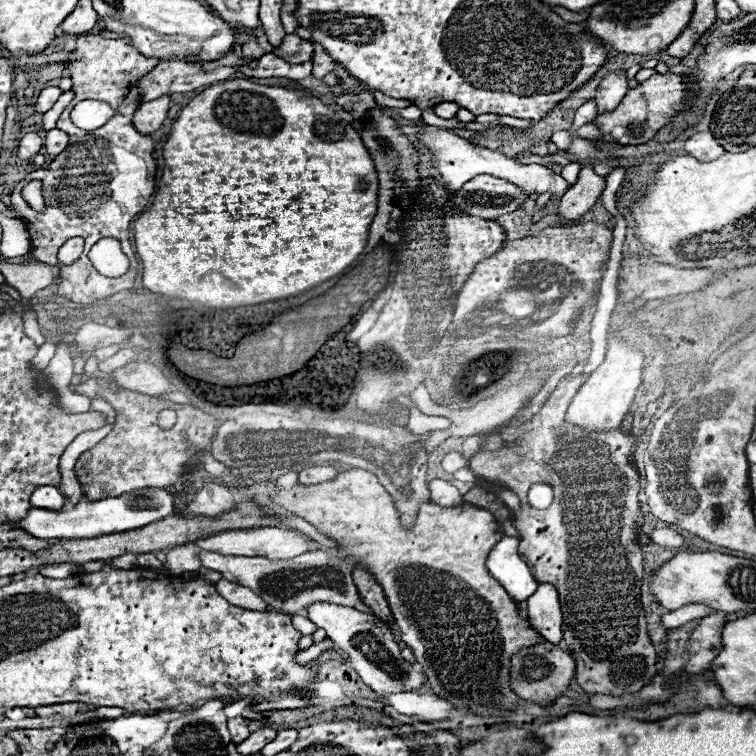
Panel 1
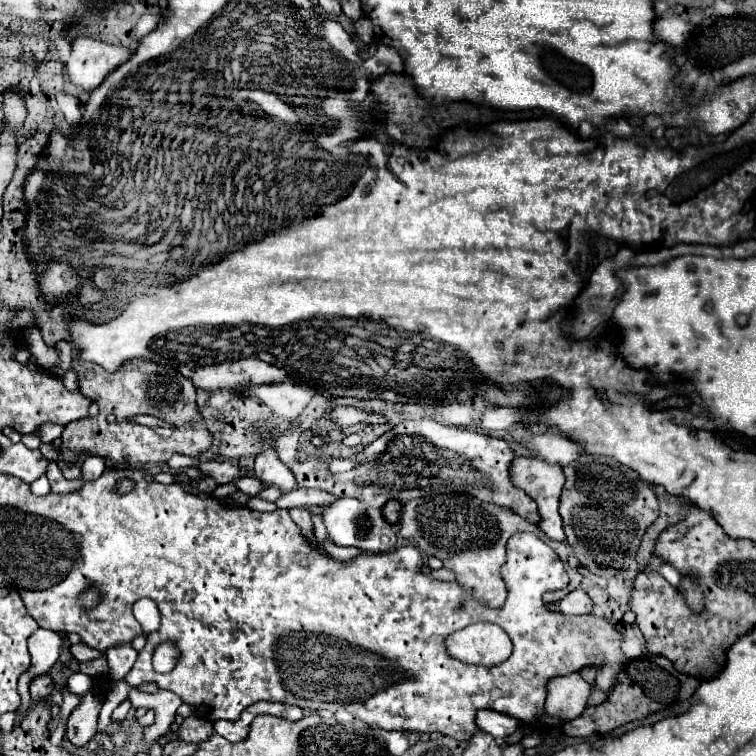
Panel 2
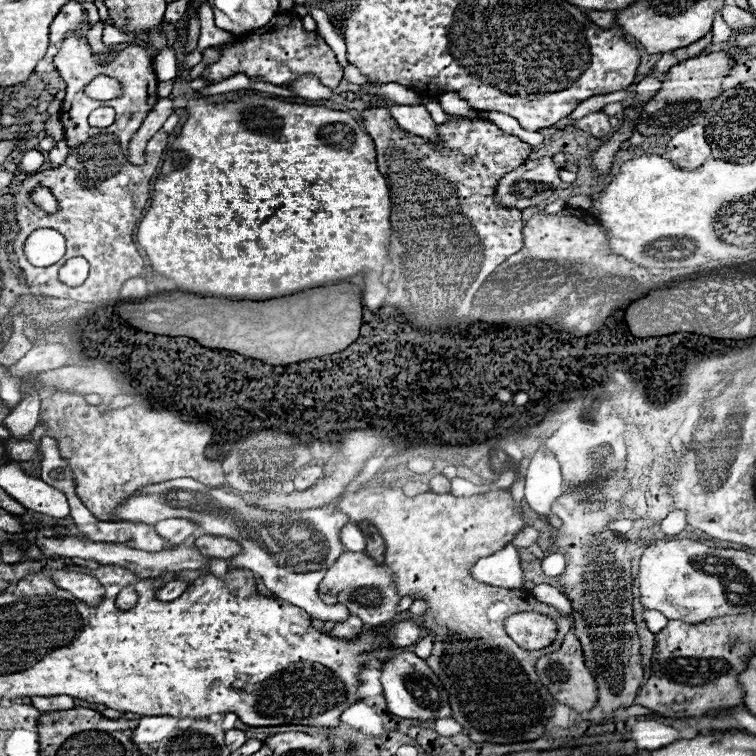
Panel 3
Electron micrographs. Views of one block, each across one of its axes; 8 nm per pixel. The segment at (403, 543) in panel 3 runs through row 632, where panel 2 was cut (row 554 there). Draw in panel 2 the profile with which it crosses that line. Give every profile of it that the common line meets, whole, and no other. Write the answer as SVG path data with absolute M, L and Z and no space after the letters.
M456 494L454 498L446 500L442 506L434 506L430 498L414 498L412 502L404 504L402 516L400 516L400 534L412 542L420 552L426 552L428 556L436 556L444 562L444 568L456 572L458 584L472 592L482 604L490 608L500 608L506 600L506 586L500 576L500 566L504 564L506 556L506 542L516 532L534 532L540 540L546 540L548 546L552 546L556 552L562 552L562 562L566 564L566 572L570 576L570 586L556 592L546 592L544 602L558 602L572 590L576 590L582 582L582 576L576 568L568 566L568 546L564 542L552 542L546 538L546 534L536 526L526 522L524 518L518 518L512 510L500 508L496 504L482 502L468 494Z

